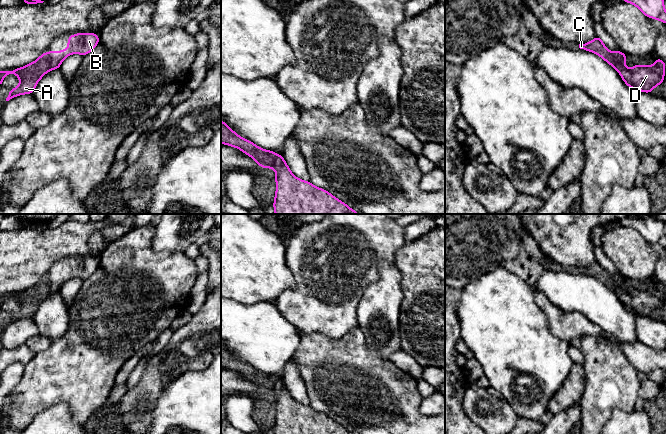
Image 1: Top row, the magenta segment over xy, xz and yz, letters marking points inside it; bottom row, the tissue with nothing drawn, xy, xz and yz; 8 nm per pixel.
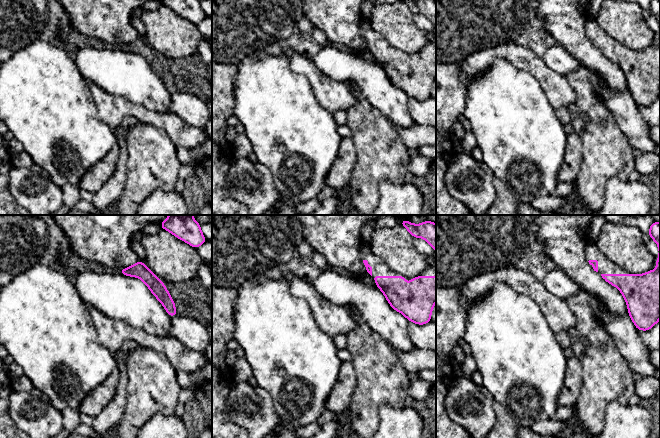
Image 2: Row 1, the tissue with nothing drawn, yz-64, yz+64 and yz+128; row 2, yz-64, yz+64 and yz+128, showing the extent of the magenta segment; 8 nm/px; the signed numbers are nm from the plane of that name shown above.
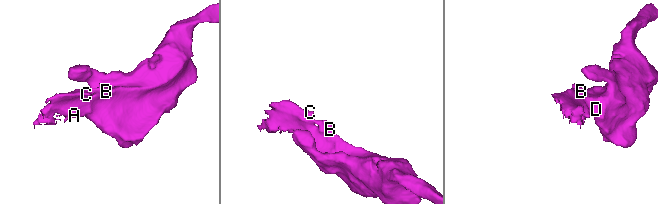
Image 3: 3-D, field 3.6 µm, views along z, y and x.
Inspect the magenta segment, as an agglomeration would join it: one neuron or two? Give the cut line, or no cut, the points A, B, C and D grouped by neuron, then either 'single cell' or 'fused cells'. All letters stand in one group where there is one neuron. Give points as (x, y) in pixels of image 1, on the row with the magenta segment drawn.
cut in xy along (46, 53), (49, 59), (49, 69); A C / B D; fused cells

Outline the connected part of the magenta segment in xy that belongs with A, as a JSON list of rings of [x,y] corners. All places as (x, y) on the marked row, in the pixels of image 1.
[[[44,52],[36,61],[14,70],[0,71],[0,87],[3,86],[3,78],[10,74],[19,77],[20,83],[17,88],[9,89],[9,95],[6,101],[22,95],[32,94],[38,81],[49,71],[50,61],[47,52]]]

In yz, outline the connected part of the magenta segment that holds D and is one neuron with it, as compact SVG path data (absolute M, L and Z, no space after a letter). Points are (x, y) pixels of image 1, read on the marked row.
M622 51L611 52L611 55L615 61L614 68L619 72L621 78L627 86L635 90L652 94L652 89L664 82L666 65L665 61L663 61L662 59L656 57L656 62L649 67L645 65L635 64L632 69L627 69L625 66L625 58L629 56L624 54Z

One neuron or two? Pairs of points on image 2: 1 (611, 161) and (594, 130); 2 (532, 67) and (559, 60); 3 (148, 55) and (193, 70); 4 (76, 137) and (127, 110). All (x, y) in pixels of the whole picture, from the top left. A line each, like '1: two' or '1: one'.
1: one
2: two
3: one
4: two

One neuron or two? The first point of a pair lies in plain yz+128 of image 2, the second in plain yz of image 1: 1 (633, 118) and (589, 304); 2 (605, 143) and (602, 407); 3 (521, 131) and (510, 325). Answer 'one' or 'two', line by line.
1: one
2: one
3: one

